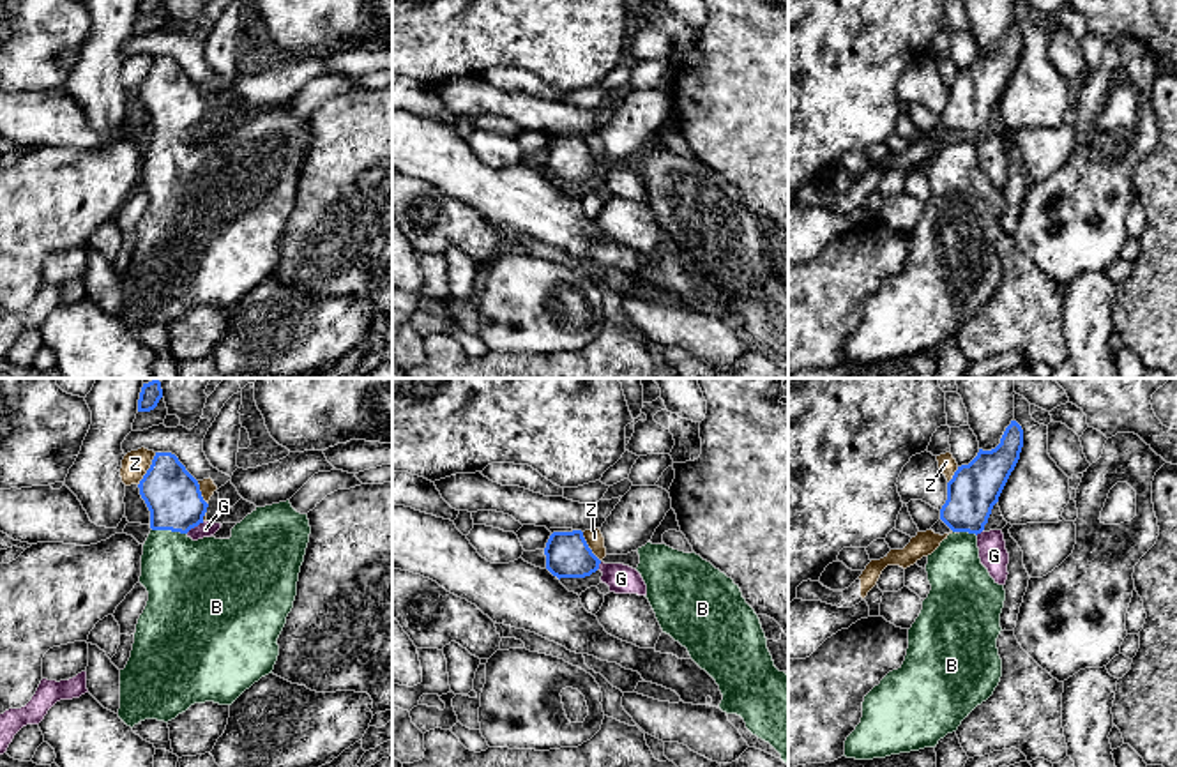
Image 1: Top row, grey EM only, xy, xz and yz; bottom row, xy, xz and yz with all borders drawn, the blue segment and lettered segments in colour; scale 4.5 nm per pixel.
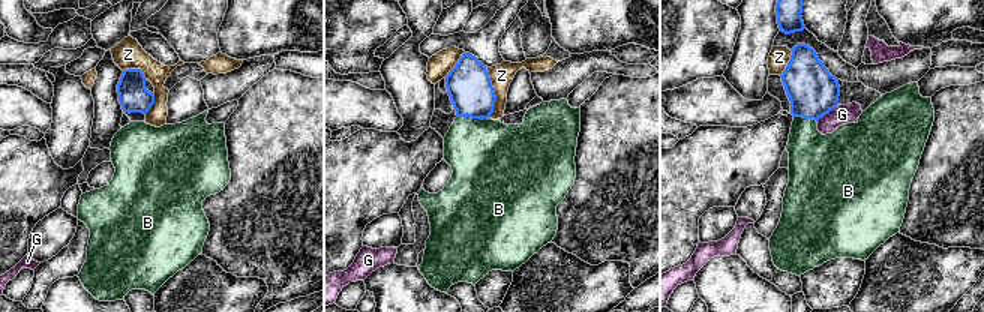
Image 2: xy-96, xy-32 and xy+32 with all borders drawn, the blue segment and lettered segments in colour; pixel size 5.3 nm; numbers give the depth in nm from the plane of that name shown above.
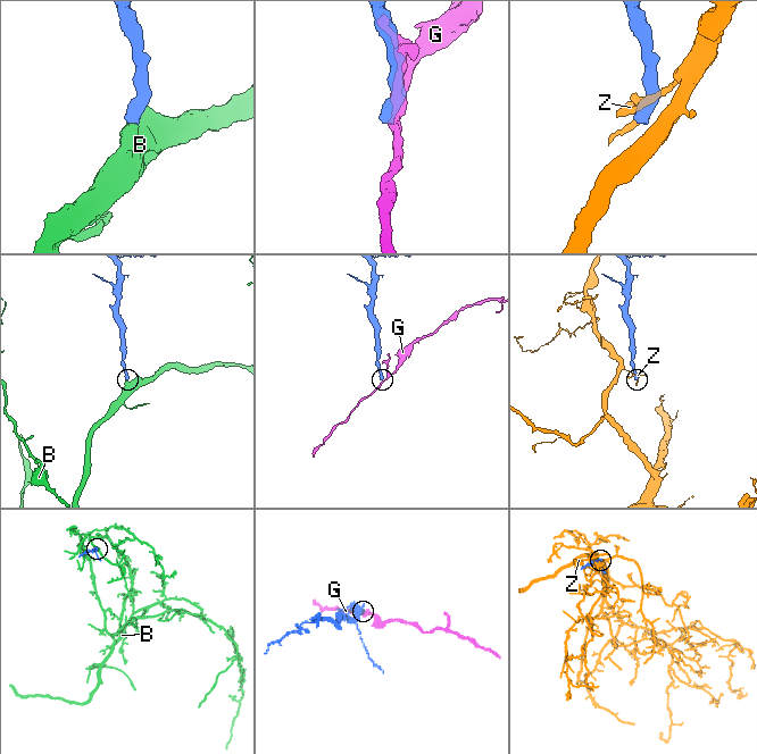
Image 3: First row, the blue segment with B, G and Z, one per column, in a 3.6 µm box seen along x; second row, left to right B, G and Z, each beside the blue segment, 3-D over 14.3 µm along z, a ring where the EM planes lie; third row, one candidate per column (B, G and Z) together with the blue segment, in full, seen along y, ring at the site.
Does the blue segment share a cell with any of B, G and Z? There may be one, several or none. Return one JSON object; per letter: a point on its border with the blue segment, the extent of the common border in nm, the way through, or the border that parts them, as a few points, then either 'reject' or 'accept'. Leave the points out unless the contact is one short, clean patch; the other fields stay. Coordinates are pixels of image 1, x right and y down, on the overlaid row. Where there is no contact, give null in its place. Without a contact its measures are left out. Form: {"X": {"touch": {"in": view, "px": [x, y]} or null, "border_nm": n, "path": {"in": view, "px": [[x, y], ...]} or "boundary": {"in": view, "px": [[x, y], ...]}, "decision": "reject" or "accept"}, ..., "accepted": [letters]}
{"B": {"touch": {"in": "xy", "px": [170, 529]}, "border_nm": 160, "path": {"in": "xy", "px": [[172, 495], [170, 529], [170, 561], [188, 580]]}, "decision": "accept"}, "G": {"touch": {"in": "xy", "px": [195, 525]}, "border_nm": 100, "boundary": {"in": "xy", "px": [[204, 522], [186, 532]]}, "decision": "reject"}, "Z": {"touch": {"in": "xy", "px": [149, 469]}, "border_nm": 170, "decision": "reject"}, "accepted": ["B"]}

